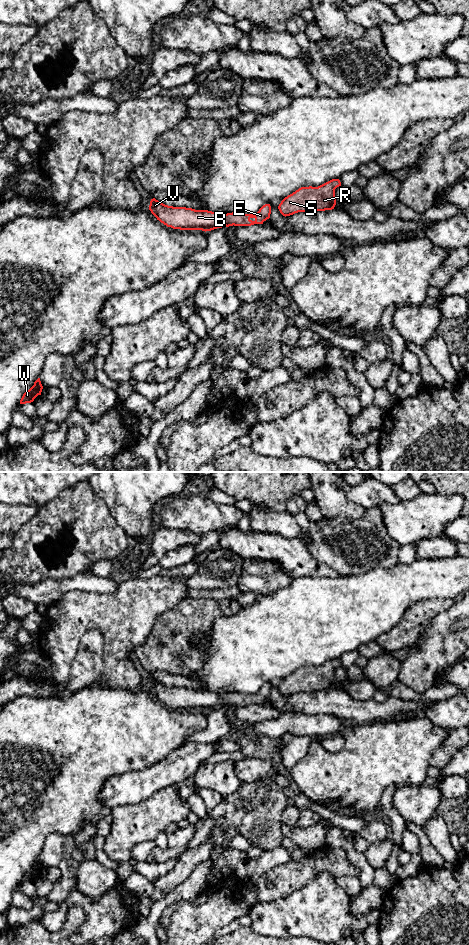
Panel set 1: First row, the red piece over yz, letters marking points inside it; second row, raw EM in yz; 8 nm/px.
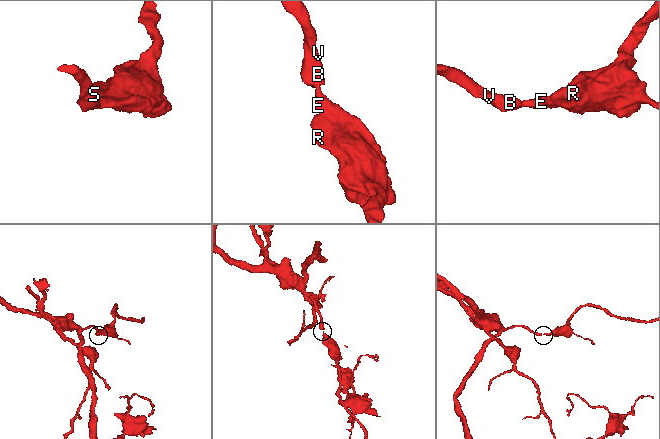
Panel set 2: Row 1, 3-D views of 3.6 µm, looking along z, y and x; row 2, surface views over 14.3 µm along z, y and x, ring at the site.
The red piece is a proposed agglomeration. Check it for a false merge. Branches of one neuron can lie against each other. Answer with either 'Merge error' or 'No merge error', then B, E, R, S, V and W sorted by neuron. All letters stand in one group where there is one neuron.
No merge error. Groups: B E R S V W

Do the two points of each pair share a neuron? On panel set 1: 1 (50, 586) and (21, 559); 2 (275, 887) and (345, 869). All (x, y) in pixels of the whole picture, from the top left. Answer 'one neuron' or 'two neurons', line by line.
1: two neurons
2: one neuron

